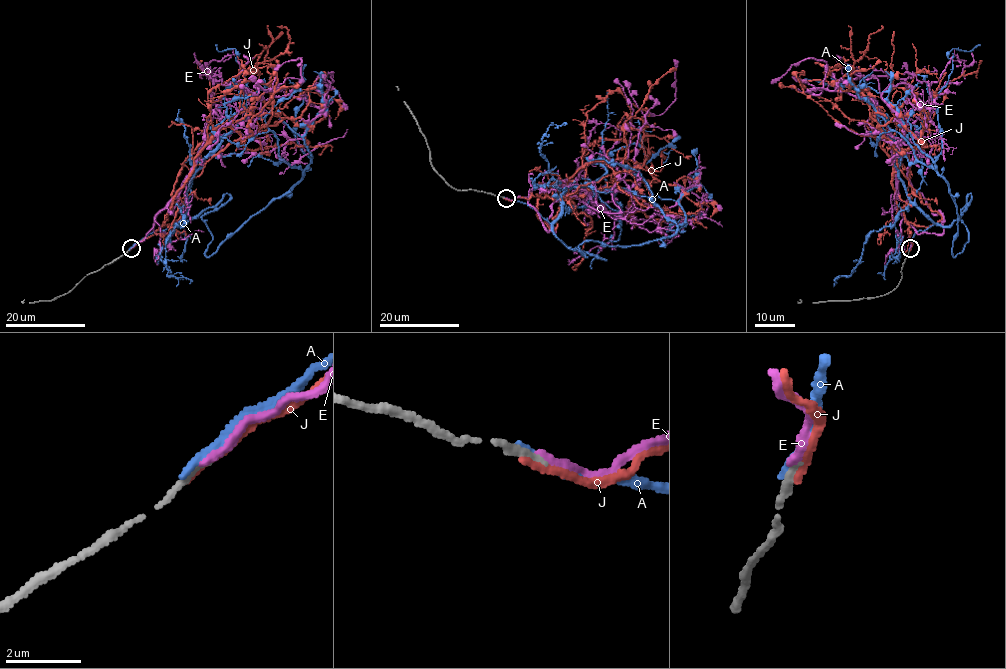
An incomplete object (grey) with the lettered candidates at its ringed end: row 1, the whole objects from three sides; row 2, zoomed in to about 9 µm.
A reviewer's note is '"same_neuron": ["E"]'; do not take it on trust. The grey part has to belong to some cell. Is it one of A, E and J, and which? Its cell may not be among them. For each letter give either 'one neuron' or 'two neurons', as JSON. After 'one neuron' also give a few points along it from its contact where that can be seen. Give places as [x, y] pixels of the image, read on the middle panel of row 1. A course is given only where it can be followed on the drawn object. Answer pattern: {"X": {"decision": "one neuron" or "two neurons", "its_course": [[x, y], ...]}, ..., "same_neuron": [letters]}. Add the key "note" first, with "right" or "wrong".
{"note": "right", "A": {"decision": "two neurons"}, "E": {"decision": "one neuron", "its_course": [[505, 198], [613, 166], [606, 155], [631, 173], [644, 115], [674, 100], [674, 59]]}, "J": {"decision": "two neurons"}, "same_neuron": ["E"]}

